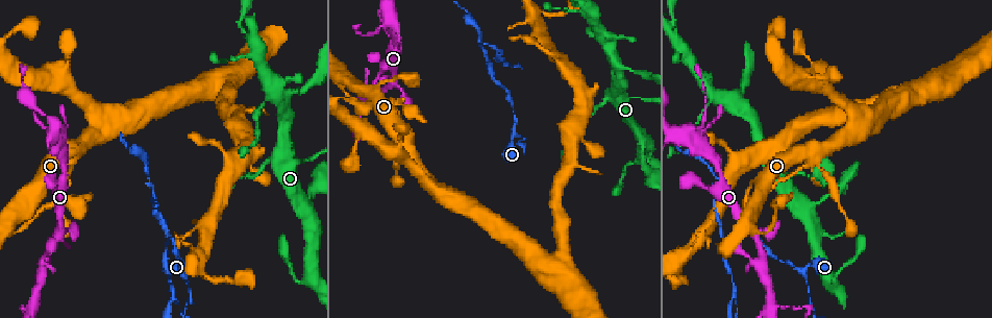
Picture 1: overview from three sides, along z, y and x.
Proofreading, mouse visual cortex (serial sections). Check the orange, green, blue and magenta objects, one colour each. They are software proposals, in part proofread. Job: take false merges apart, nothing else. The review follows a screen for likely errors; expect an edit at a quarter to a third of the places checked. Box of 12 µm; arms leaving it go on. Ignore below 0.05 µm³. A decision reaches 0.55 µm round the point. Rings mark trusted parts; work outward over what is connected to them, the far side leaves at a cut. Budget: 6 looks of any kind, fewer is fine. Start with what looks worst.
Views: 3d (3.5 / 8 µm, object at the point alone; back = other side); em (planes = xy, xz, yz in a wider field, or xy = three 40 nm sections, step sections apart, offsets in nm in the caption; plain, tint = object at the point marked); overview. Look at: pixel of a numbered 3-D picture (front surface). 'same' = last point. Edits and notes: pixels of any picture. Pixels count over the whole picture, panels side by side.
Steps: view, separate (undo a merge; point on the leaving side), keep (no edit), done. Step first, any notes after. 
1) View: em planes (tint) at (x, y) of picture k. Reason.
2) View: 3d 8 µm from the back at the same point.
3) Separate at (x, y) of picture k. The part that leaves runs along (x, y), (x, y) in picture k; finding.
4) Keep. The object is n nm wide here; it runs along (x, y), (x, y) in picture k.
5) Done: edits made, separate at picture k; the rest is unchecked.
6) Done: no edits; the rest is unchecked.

View: 3d 3.5 µm at (485, 51) of picture 1. Three-way junction.

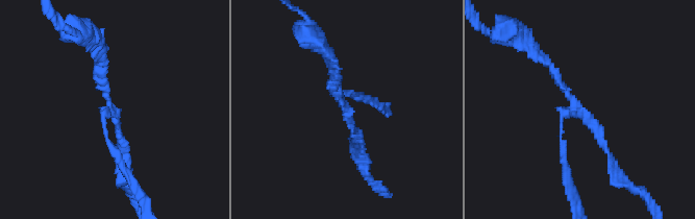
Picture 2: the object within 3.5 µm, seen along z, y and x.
View: em xy step 5 (tint) at (579, 109) of picture 2. 3 arms meet here; the arms are 100, 100, 150 nm wide.

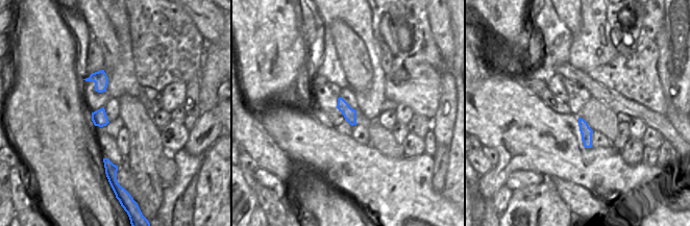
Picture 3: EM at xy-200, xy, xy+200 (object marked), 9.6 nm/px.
View: em xy step 1 (tint) at the same point. Another direction.

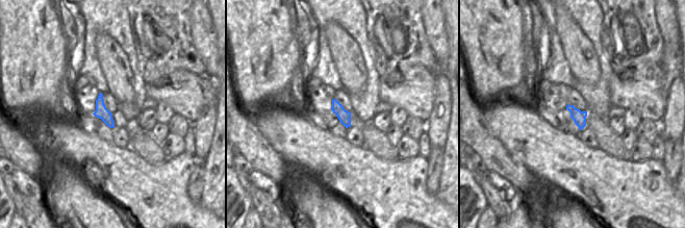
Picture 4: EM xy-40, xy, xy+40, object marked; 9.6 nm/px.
Keep. The object is 130 nm wide here; it runs along (360, 144), (340, 98), (352, 93) in picture 2; one cell here.

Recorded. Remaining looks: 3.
View: 3d 3.5 µm at (605, 36) of picture 1. Sharp bend.

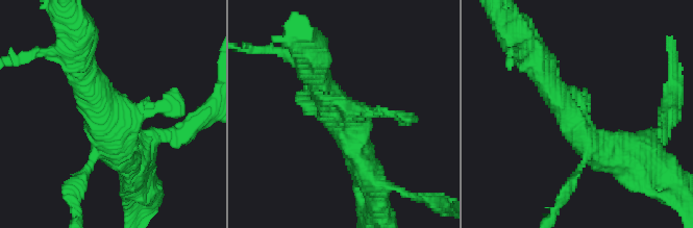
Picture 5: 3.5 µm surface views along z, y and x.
View: em xy step 1 (tint) at (103, 126) of picture 5.

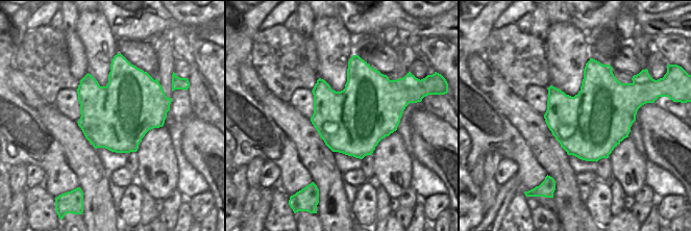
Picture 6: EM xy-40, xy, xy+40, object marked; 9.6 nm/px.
Keep. It runs along (629, 160), (592, 148), (542, 74) in picture 5; one cell here.

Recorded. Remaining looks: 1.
Done: no edits; the rest is unchecked.

